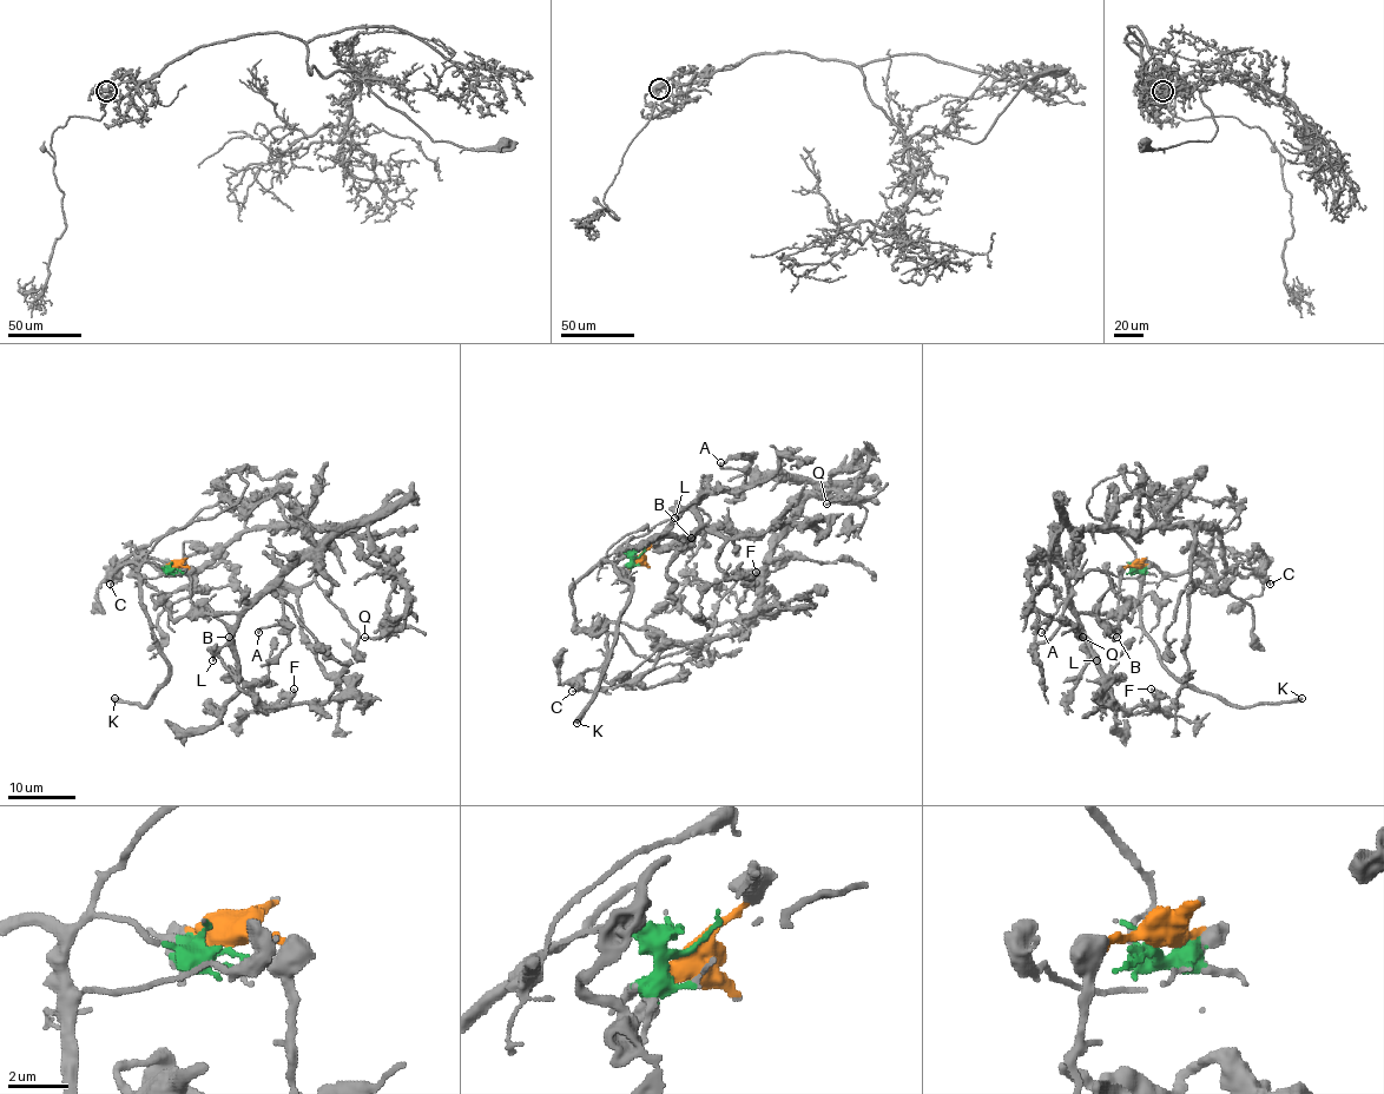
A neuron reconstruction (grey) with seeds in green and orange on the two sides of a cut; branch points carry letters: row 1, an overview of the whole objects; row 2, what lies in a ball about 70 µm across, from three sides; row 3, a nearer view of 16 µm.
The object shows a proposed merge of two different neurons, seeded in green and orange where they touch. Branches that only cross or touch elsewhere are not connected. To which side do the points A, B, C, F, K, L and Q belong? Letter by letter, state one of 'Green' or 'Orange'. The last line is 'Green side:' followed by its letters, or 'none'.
A: Orange
B: Orange
C: Green
F: Orange
K: Green
L: Orange
Q: Orange
Green side: C, K

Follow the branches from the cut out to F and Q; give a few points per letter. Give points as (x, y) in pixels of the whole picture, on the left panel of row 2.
F: (177, 568), (189, 568), (197, 611), (237, 615), (237, 670), (263, 706), (255, 706), (283, 705), (292, 687)
Q: (177, 568), (189, 568), (197, 611), (239, 612), (346, 529), (363, 525), (406, 591), (406, 612), (363, 638)

